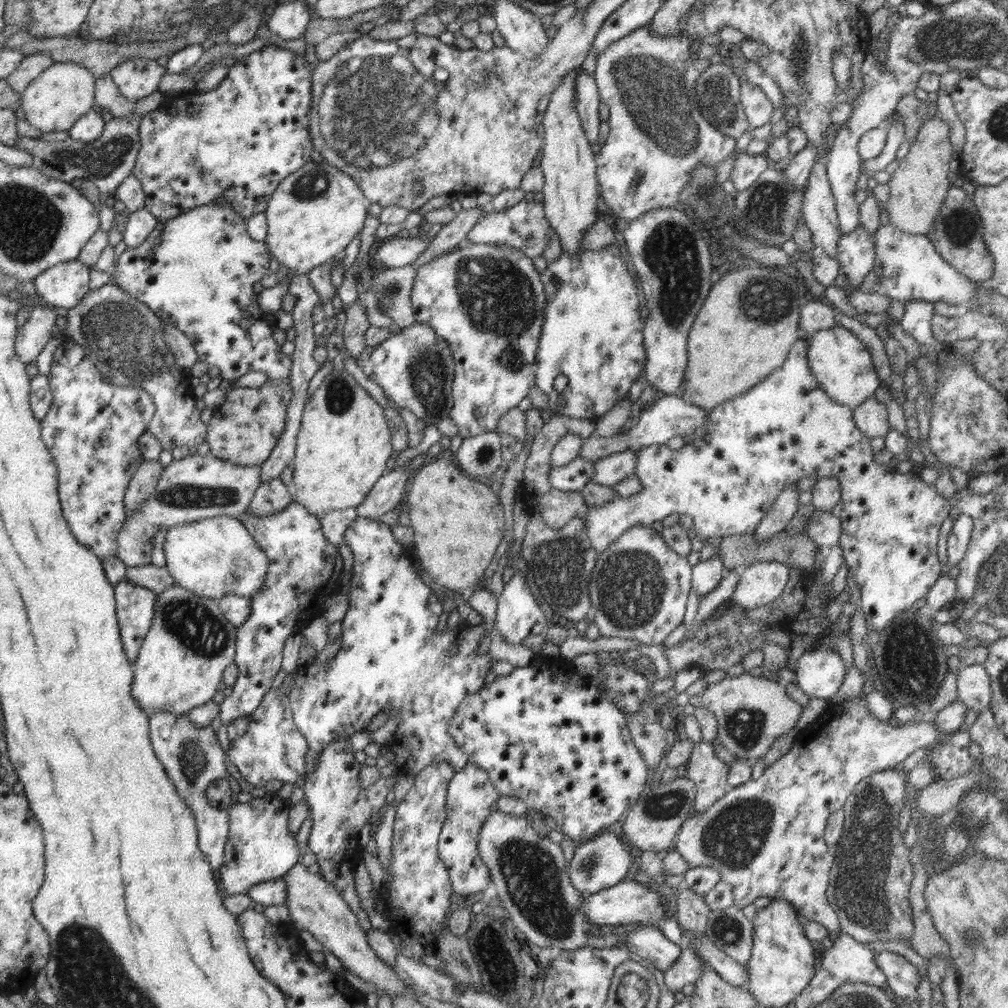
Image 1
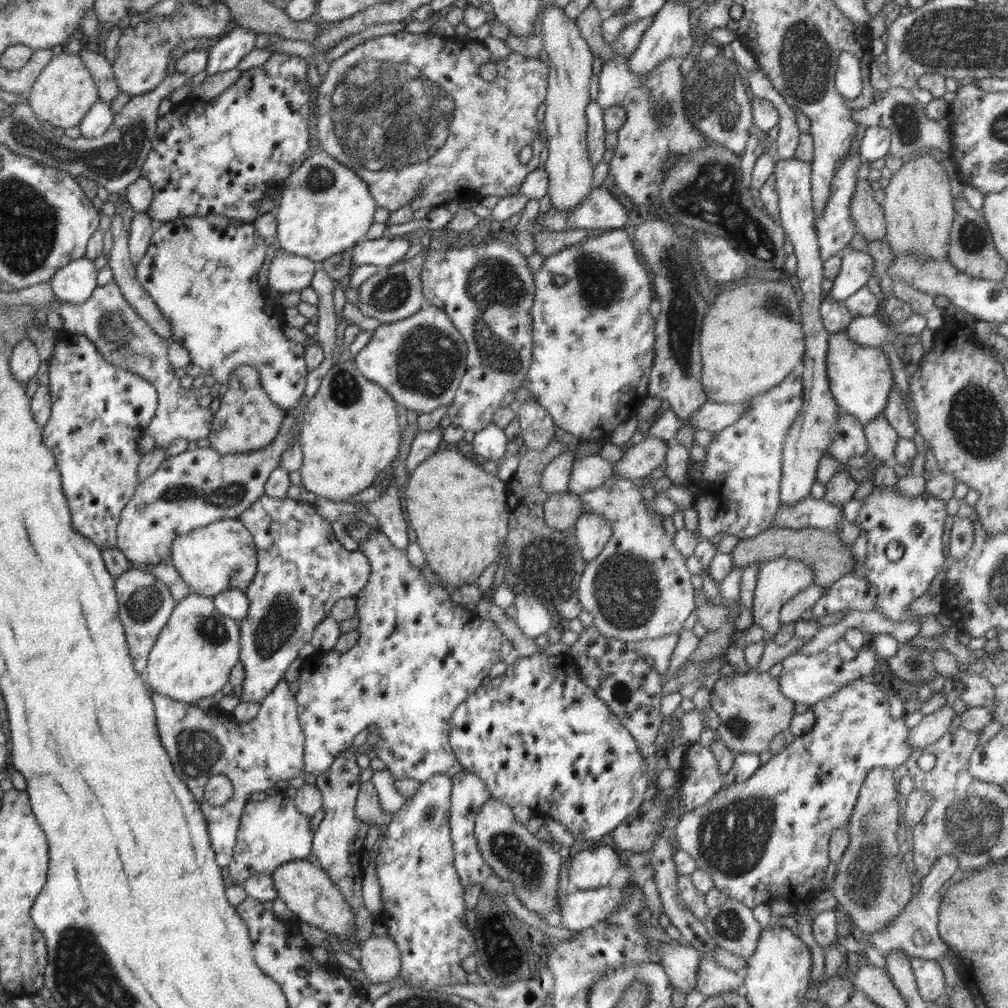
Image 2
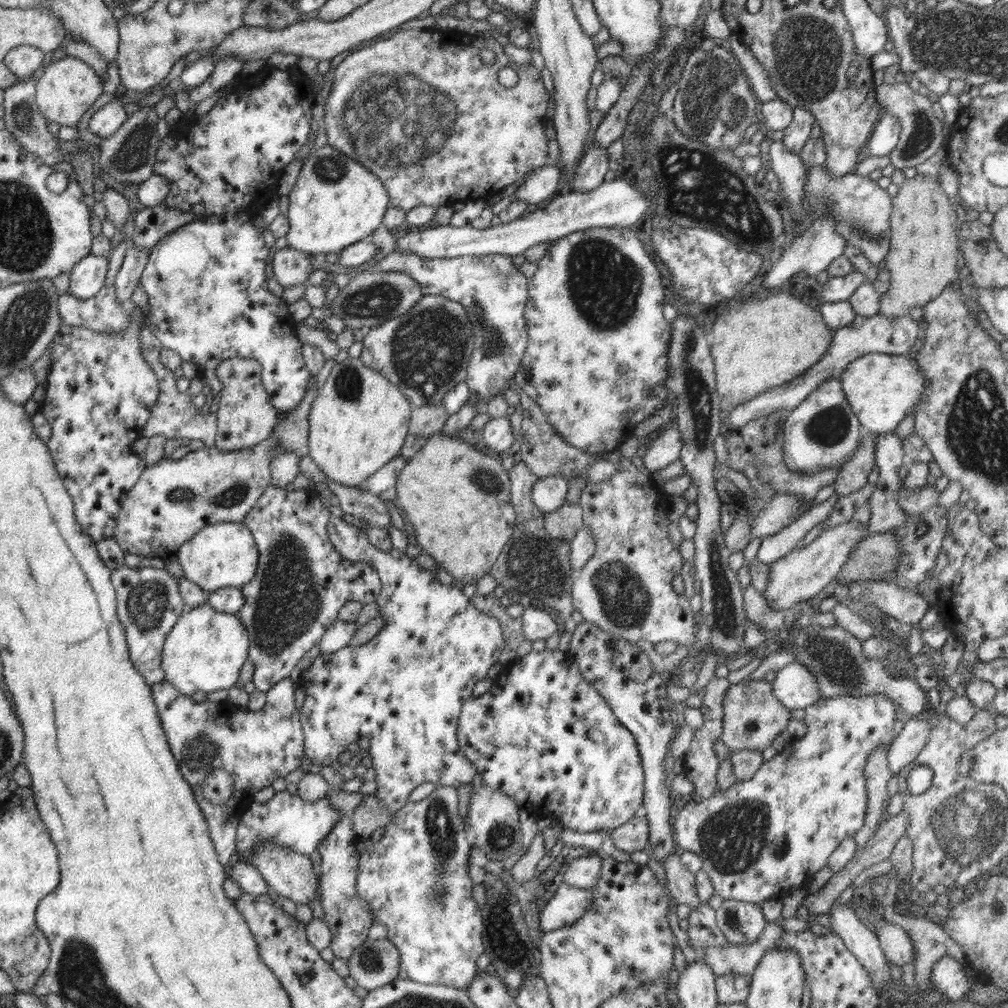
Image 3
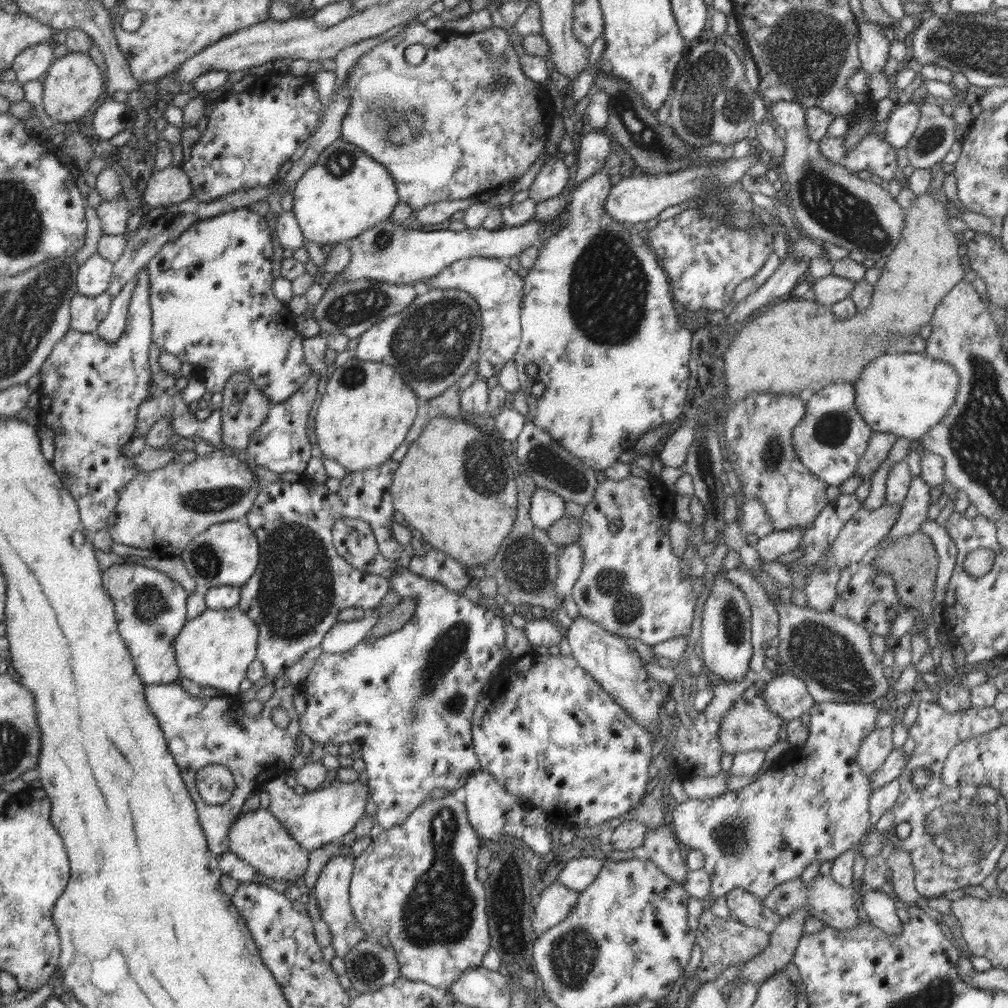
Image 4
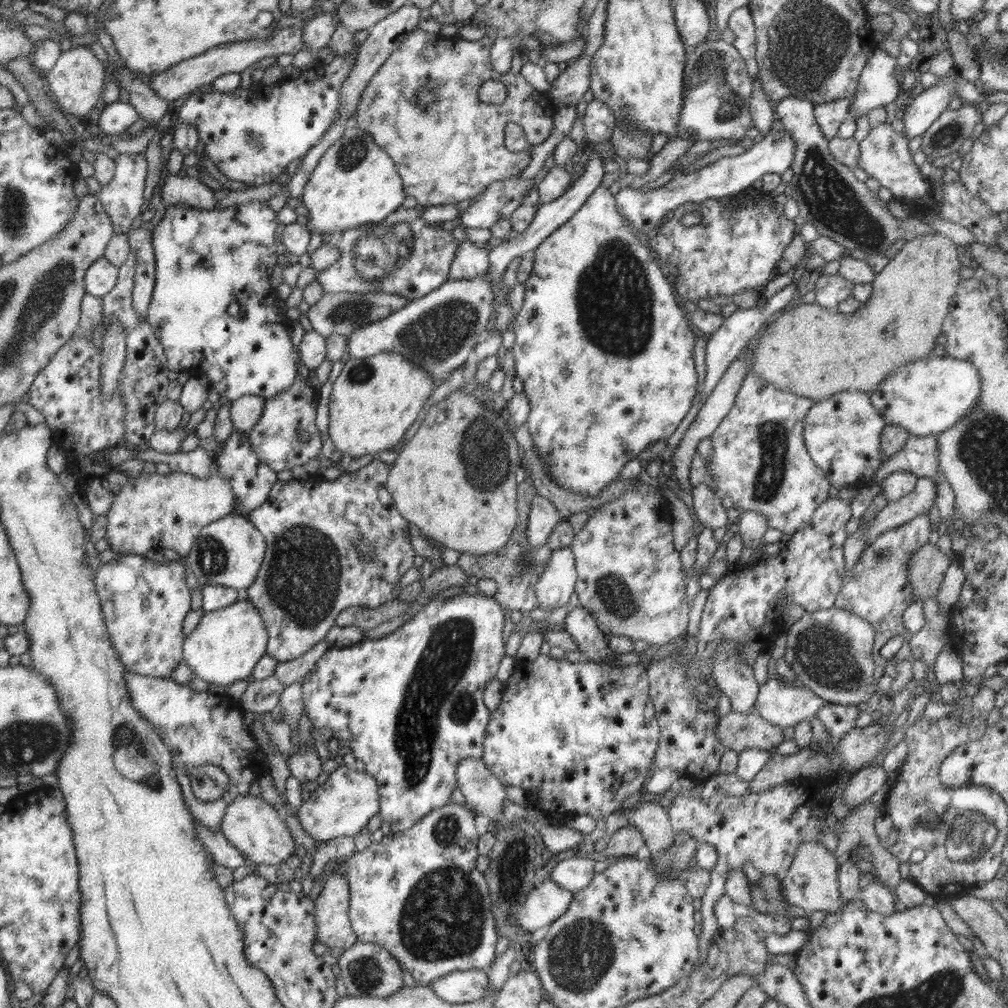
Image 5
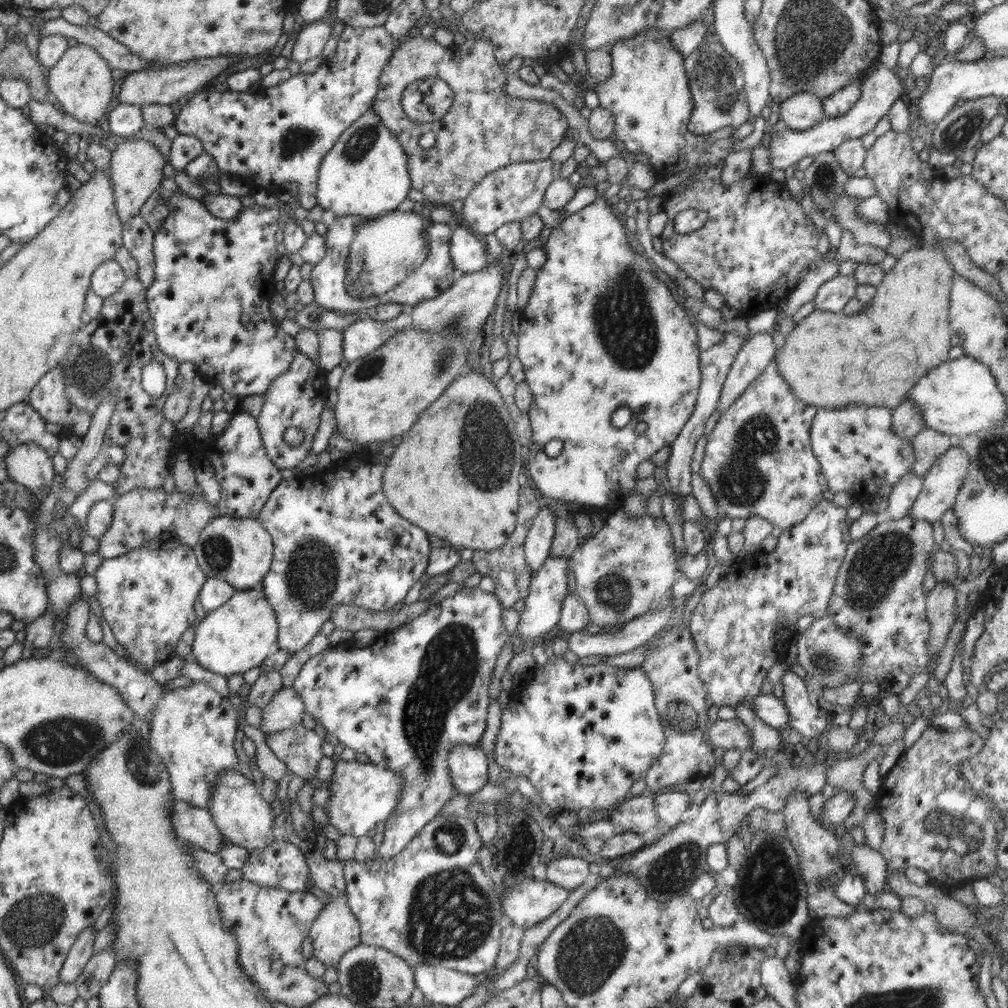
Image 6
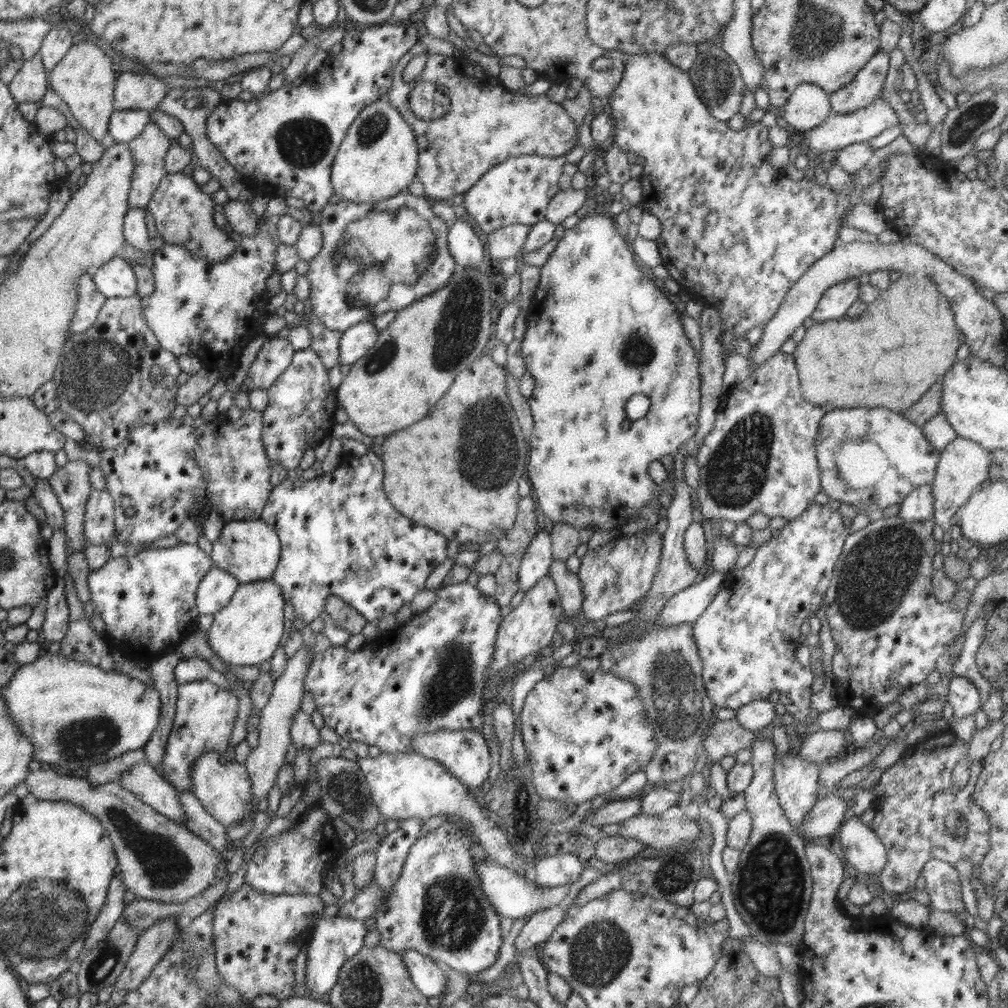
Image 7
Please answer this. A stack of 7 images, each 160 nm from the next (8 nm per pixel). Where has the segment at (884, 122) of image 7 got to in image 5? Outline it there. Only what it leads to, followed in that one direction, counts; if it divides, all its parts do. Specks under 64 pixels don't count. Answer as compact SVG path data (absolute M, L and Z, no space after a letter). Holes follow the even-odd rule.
M879 46L869 54L866 66L862 69L856 94L852 96L852 108L849 118L854 122L869 111L885 108L902 91L896 72L898 71L896 58L882 50ZM784 130L770 133L759 137L754 146L744 154L728 156L704 166L704 168L689 173L675 172L673 179L670 179L661 187L652 185L647 188L632 188L624 183L616 198L617 212L621 214L636 232L648 234L667 214L668 210L674 210L681 204L704 205L709 199L721 199L724 196L734 196L747 191L749 186L761 179L766 173L776 172L782 175L794 162L795 152L798 150L796 141Z

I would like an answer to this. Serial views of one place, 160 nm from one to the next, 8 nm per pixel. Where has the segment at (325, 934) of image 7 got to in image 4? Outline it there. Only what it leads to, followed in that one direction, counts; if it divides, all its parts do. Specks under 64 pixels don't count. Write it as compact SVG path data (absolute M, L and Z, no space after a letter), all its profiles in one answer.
M343 852L333 856L328 864L320 871L314 886L314 896L316 896L319 914L328 925L332 933L331 945L335 949L335 956L344 958L357 944L366 940L366 934L357 923L349 903L349 884L353 873L354 857Z

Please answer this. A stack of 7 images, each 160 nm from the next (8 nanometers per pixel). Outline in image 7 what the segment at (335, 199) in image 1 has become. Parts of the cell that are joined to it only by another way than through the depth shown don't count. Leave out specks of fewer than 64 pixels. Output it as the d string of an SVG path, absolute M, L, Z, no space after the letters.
M386 97L361 111L347 131L331 166L333 194L350 202L368 204L391 201L399 192L408 189L418 170L418 141L413 130Z

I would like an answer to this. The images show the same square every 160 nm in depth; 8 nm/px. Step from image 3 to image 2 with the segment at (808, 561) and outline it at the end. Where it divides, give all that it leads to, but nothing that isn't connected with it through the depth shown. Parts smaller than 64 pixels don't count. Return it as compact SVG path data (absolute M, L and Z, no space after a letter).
M775 559L763 562L758 570L756 592L754 592L754 624L760 626L768 635L779 630L779 610L800 591L814 585L814 571L804 562L794 559Z

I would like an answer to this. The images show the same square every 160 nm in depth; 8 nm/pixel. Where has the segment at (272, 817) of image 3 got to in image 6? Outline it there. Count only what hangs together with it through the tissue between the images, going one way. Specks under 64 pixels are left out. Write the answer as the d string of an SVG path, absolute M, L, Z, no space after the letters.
M339 760L331 776L331 792L325 812L330 826L334 826L342 835L354 837L367 836L368 832L389 818L396 808L403 787L401 774L392 772L372 763Z

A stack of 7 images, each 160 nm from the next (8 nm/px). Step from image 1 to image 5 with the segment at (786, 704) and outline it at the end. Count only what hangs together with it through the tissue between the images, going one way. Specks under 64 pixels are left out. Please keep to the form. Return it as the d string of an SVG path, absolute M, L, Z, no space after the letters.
M756 710L748 714L731 711L719 717L715 734L727 748L741 753L748 748L772 752L784 741L783 728L770 724Z

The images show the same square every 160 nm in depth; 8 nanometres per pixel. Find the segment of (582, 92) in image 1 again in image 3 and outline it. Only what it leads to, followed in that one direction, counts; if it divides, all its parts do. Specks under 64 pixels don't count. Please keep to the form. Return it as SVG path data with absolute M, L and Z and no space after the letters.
M590 147L586 149L576 169L572 191L588 192L598 188L605 181L608 166L607 150Z

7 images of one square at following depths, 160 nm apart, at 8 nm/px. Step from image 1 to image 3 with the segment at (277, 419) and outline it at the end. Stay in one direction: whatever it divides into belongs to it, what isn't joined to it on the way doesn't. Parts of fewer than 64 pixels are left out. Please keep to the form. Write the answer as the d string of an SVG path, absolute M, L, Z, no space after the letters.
M235 357L222 361L221 364L216 367L215 373L223 386L222 390L217 394L219 408L218 411L215 412L217 416L215 447L219 451L222 450L224 452L239 451L253 447L255 444L266 440L274 432L279 412L272 406L270 397L264 388L261 379L260 364L253 359Z

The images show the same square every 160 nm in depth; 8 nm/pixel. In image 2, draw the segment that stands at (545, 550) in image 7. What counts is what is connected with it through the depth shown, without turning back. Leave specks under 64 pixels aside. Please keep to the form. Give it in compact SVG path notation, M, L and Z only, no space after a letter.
M566 450L556 456L554 460L551 460L542 471L541 487L547 492L548 496L565 493L569 490L568 480L575 459L574 452Z

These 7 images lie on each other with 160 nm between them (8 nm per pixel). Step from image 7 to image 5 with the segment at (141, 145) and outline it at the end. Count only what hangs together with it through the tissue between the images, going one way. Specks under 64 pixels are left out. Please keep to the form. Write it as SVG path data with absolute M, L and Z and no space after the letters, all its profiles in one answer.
M119 154L115 160L115 171L111 181L102 186L97 197L102 201L104 211L112 221L115 233L128 233L139 222L141 215L144 213L146 202L144 198L144 189L146 184L146 173L148 162L142 154Z

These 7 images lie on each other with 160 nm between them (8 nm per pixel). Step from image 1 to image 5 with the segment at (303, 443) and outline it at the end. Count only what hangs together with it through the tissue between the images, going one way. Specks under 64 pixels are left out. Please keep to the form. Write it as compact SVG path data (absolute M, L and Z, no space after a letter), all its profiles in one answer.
M397 352L351 358L344 364L329 394L329 424L325 437L330 438L342 454L350 454L360 461L371 459L384 450L392 450L392 446L396 446L416 422L438 385L438 380L433 380L425 368L404 359Z

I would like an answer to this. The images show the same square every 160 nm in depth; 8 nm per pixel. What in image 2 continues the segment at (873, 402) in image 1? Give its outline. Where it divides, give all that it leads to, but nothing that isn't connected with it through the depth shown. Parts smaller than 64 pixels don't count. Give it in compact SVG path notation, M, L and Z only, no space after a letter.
M885 415L875 416L863 427L870 452L874 454L876 459L890 462L895 457L895 448L899 436L890 426Z

